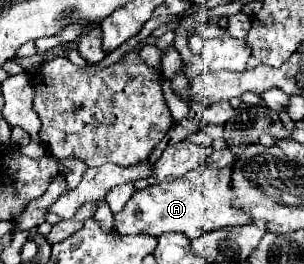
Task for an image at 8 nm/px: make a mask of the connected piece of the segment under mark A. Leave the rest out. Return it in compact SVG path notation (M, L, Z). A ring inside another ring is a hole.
M229 149L213 151L197 165L197 169L185 173L181 179L163 181L141 191L135 191L121 213L115 215L115 231L121 235L149 233L159 237L161 233L183 233L189 239L197 239L207 231L223 227L241 227L253 223L251 215L233 207L235 193L231 189L231 173L235 155Z

